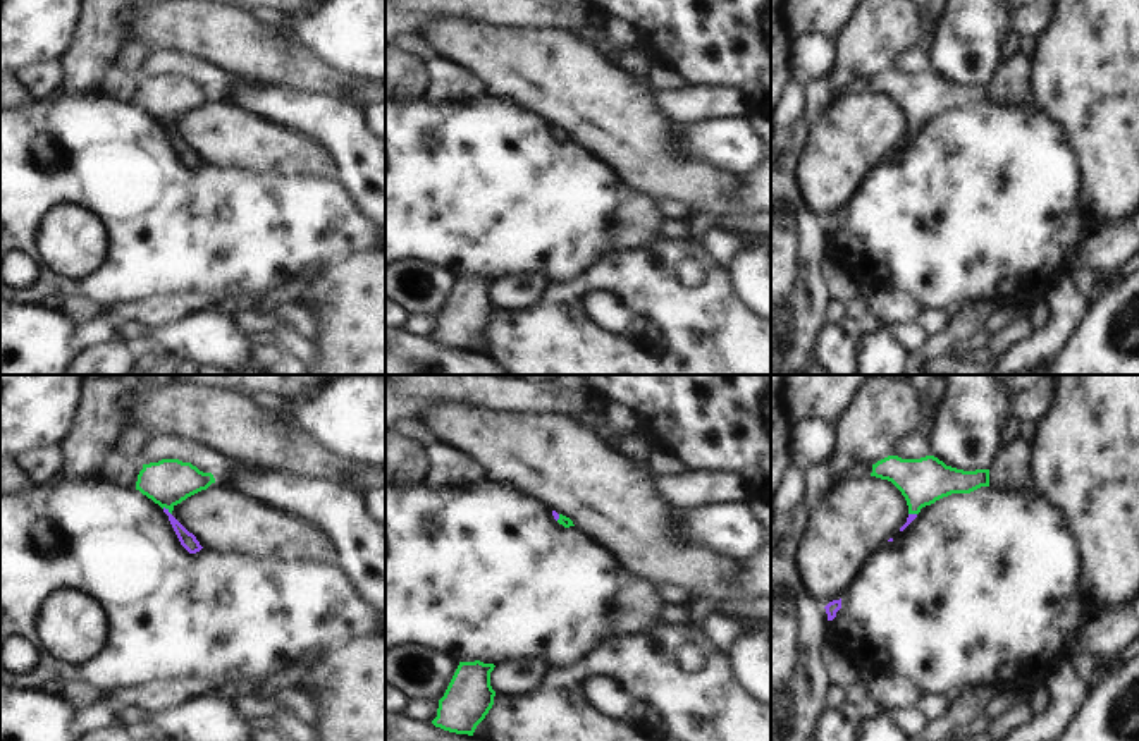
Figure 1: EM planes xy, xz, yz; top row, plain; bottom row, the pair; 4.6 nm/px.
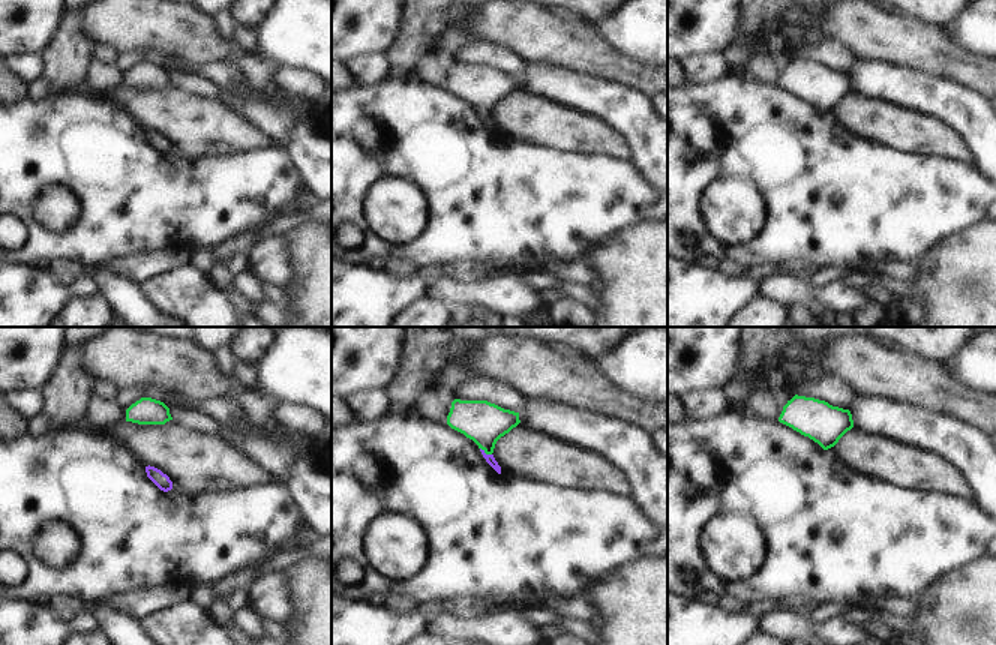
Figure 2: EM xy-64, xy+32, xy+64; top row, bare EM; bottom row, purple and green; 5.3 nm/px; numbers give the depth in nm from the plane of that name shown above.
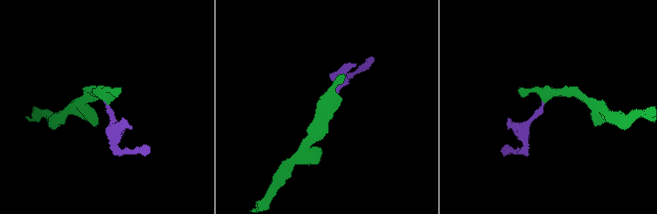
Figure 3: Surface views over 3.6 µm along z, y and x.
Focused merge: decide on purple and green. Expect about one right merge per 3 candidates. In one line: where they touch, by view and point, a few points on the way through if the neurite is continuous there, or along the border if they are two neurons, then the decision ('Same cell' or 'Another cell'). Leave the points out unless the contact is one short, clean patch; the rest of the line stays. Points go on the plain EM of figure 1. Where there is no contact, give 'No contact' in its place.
Touches purple at xy (167, 126). Path across: xy (188, 155), (167, 126), (169, 97). Same cell

